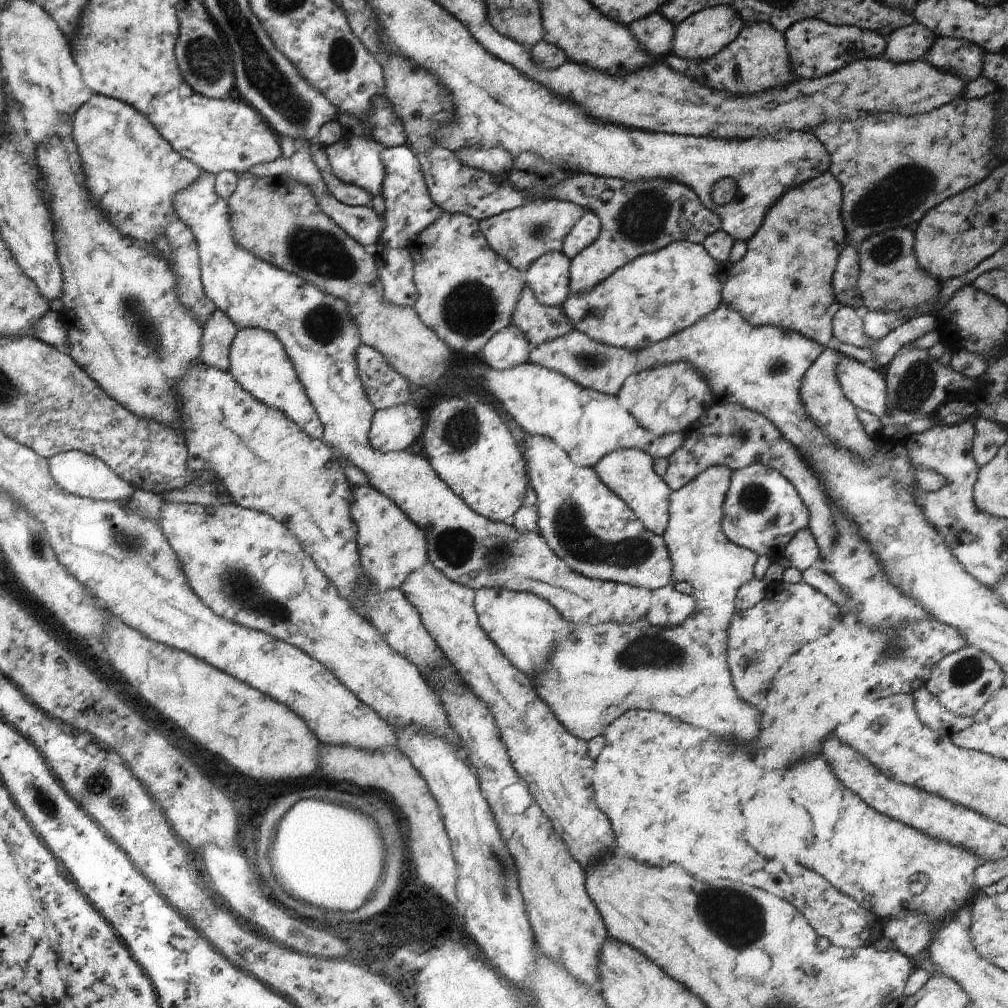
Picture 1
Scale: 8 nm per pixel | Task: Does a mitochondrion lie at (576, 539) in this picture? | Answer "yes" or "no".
yes

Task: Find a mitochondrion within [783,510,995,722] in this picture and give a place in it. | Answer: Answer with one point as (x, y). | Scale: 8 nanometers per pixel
(969, 668)

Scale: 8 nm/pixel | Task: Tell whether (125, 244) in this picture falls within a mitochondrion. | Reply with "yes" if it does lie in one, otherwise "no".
no

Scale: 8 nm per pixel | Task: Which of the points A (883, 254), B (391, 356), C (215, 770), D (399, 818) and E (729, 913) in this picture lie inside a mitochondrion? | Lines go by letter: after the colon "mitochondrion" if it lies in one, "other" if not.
A: mitochondrion
B: other
C: other
D: other
E: mitochondrion

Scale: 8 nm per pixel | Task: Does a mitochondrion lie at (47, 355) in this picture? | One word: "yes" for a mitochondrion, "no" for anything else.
no

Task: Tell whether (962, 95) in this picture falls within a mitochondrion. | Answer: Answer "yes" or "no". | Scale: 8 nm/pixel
no

